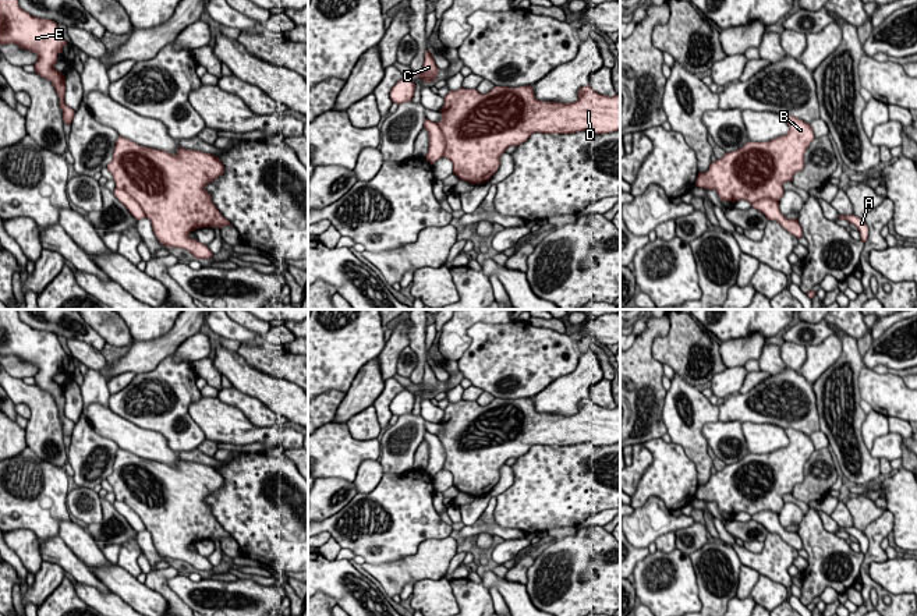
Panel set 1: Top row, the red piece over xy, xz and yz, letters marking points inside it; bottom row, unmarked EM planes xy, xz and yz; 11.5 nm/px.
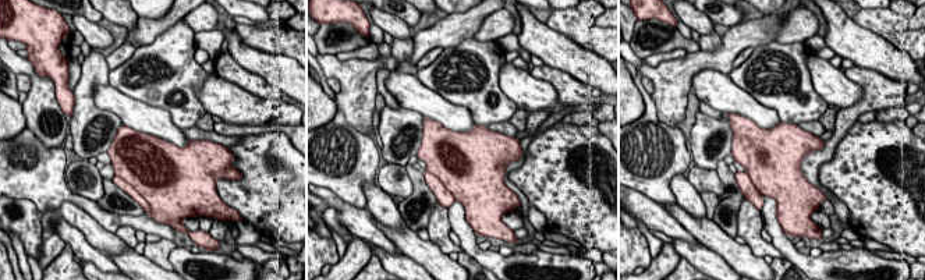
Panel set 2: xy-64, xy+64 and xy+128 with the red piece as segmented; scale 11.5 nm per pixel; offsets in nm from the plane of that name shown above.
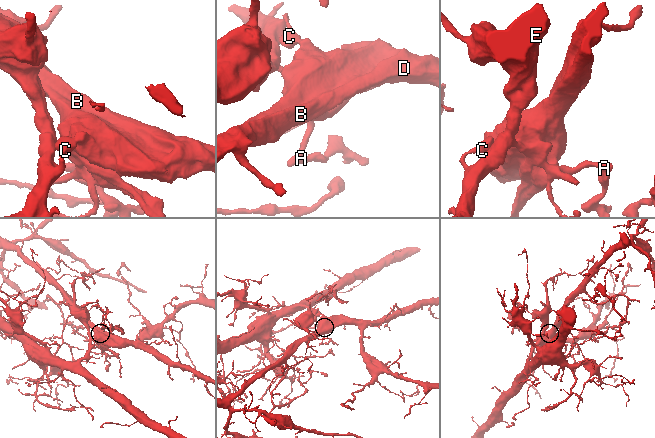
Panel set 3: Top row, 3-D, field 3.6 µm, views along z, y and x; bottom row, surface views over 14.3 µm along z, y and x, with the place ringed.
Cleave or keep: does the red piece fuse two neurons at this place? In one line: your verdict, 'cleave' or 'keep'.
cleave

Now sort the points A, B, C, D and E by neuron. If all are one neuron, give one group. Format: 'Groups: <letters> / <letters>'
Groups: A C E / B D

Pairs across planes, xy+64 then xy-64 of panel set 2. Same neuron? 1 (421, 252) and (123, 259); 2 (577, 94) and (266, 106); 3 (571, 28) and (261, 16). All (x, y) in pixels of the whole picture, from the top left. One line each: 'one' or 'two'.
1: one
2: two
3: two

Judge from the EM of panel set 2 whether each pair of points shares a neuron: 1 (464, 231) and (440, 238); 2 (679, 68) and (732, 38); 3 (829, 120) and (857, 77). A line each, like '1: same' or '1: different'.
1: different
2: same
3: different

